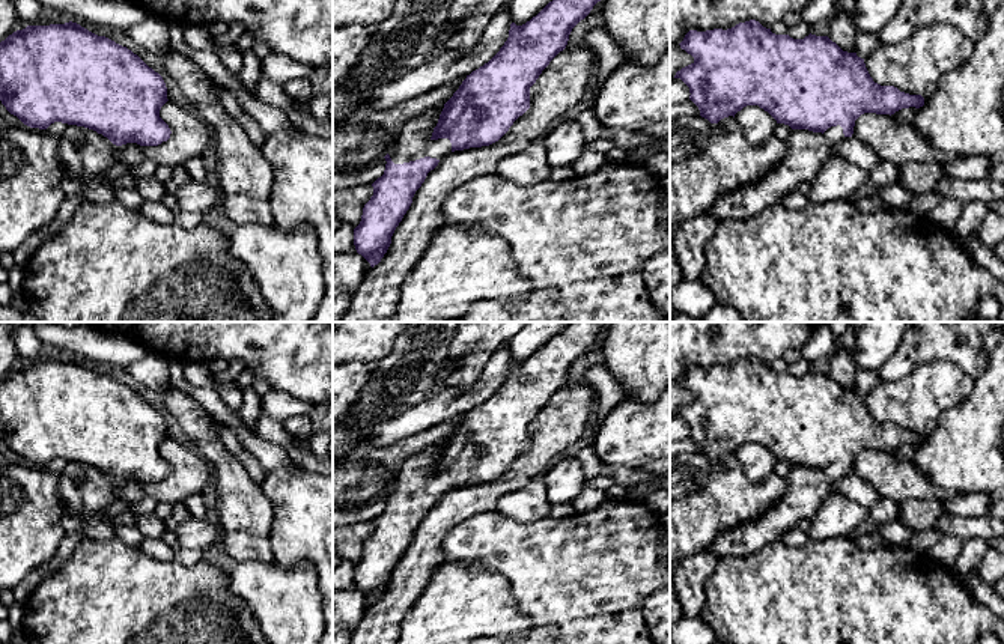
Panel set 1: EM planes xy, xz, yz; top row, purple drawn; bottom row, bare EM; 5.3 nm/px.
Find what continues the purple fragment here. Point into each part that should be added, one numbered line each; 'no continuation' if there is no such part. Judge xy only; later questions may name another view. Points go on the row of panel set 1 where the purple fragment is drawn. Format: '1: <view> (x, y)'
1: xy (86, 154)

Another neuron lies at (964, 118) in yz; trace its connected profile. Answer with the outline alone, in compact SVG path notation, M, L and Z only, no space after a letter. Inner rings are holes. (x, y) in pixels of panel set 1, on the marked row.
M999 5L969 60L945 72L914 123L932 146L954 158L1004 152L1004 5Z

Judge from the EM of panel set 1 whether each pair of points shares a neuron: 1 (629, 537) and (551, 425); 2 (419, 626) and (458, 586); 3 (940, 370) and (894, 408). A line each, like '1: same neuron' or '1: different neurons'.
1: different neurons
2: same neuron
3: same neuron

